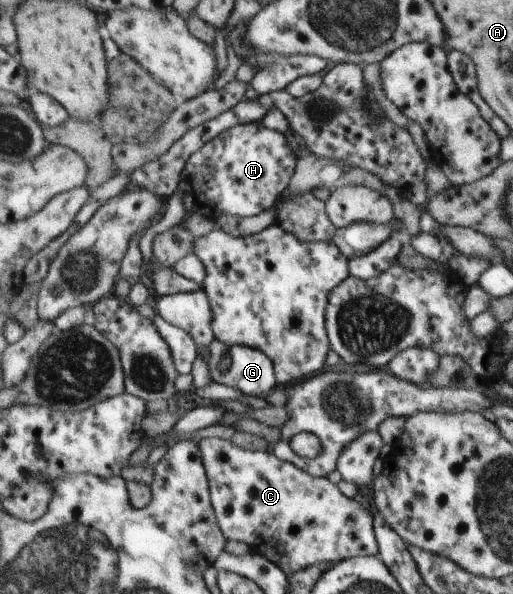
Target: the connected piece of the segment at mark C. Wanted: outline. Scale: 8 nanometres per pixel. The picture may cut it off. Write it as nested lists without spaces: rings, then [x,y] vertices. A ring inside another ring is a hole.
[[[212,437],[210,439],[199,440],[198,445],[201,449],[202,459],[206,466],[208,478],[210,480],[210,491],[214,509],[218,516],[218,521],[222,531],[228,540],[237,540],[245,542],[251,552],[257,552],[278,564],[288,575],[307,567],[321,563],[335,564],[353,557],[362,557],[367,555],[379,555],[379,543],[374,527],[374,512],[363,508],[357,500],[353,500],[343,494],[338,484],[333,484],[327,477],[315,477],[307,471],[301,470],[292,462],[281,460],[275,453],[267,451],[250,451],[243,447],[235,445],[230,439]]]

